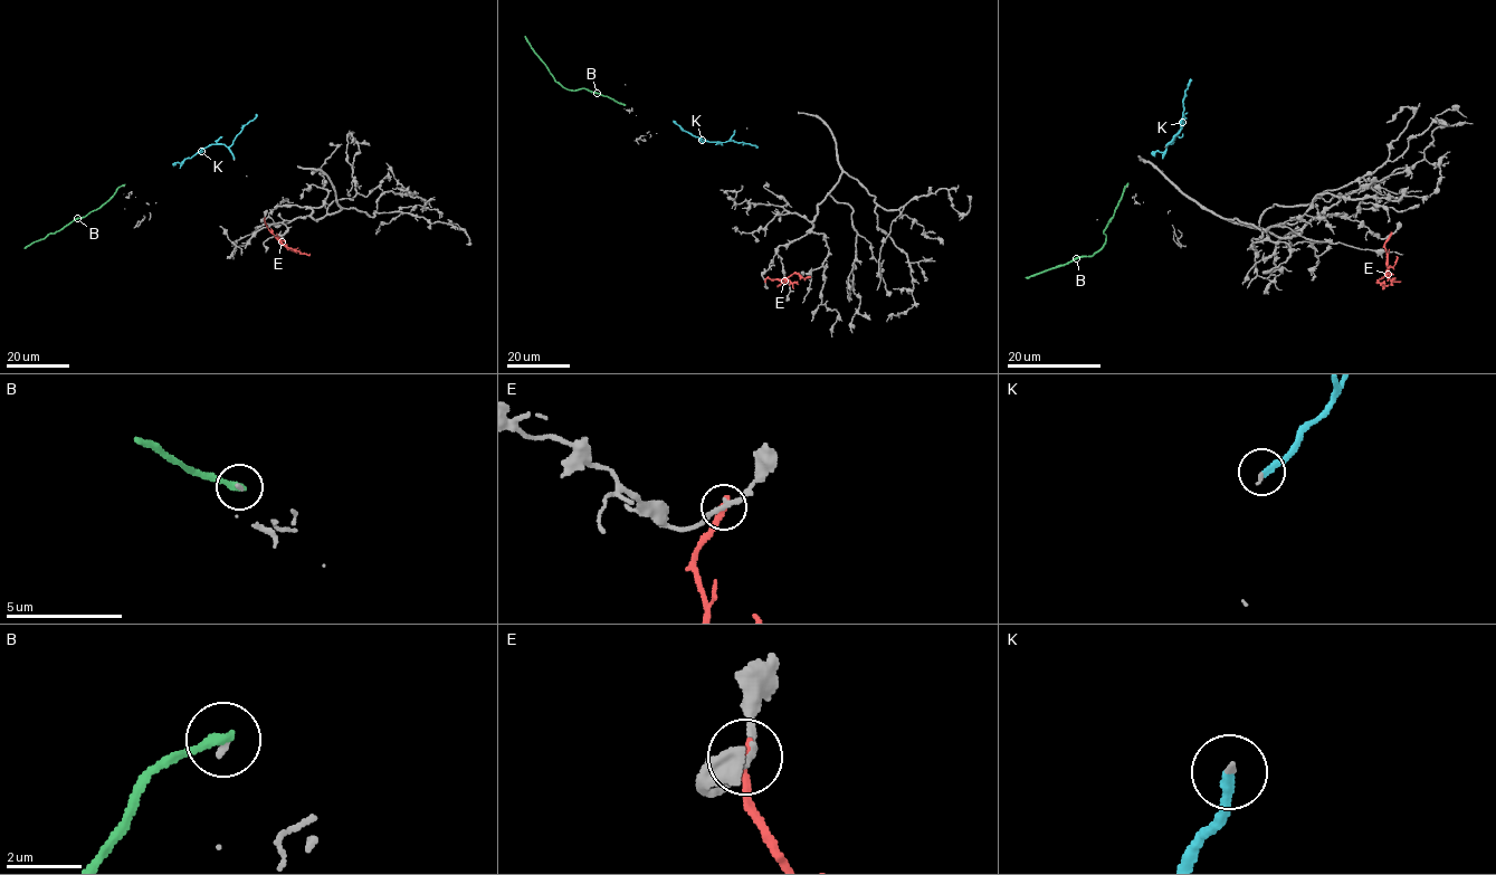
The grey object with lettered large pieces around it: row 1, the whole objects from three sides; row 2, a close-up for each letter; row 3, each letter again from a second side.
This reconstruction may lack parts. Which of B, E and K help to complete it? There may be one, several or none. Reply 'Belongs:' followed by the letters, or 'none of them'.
Belongs: K

